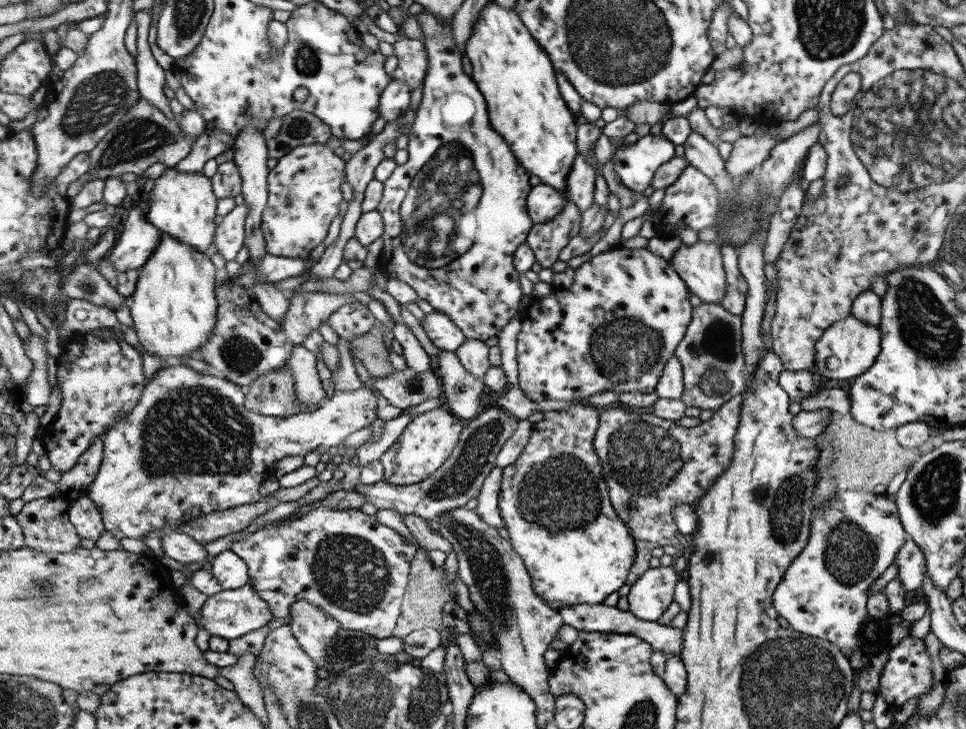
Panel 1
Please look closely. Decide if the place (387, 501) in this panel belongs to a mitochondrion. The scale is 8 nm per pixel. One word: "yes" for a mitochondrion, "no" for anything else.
no

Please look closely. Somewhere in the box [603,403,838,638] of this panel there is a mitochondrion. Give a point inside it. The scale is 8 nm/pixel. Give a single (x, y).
(645, 456)

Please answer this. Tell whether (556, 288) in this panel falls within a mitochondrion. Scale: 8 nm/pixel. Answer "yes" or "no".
no

